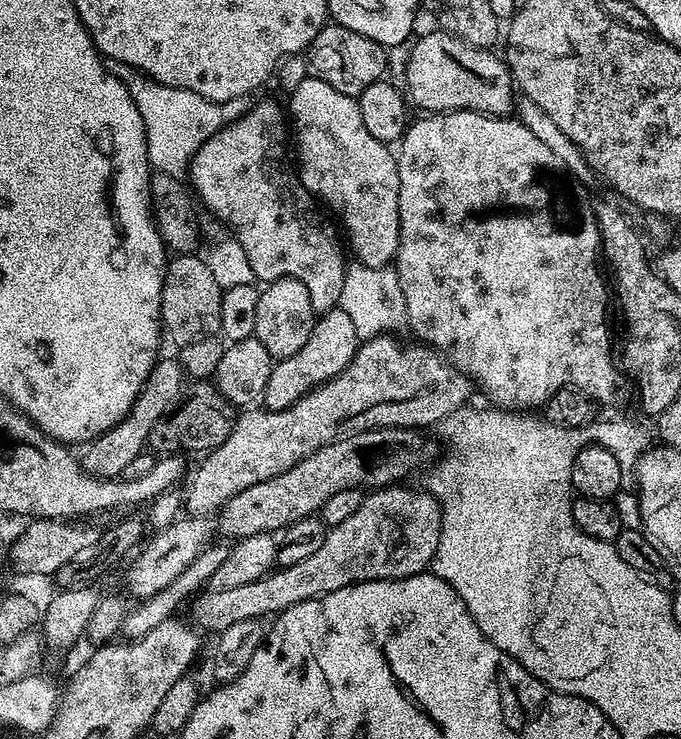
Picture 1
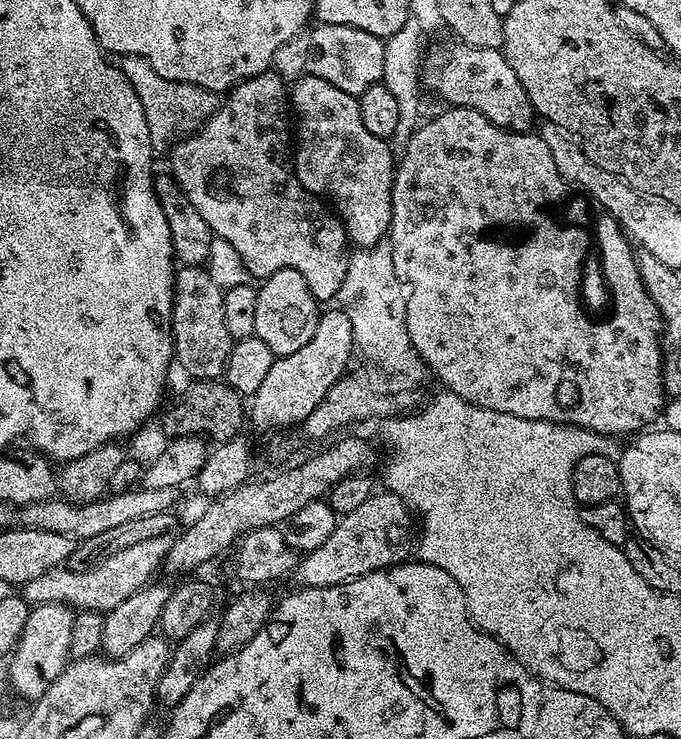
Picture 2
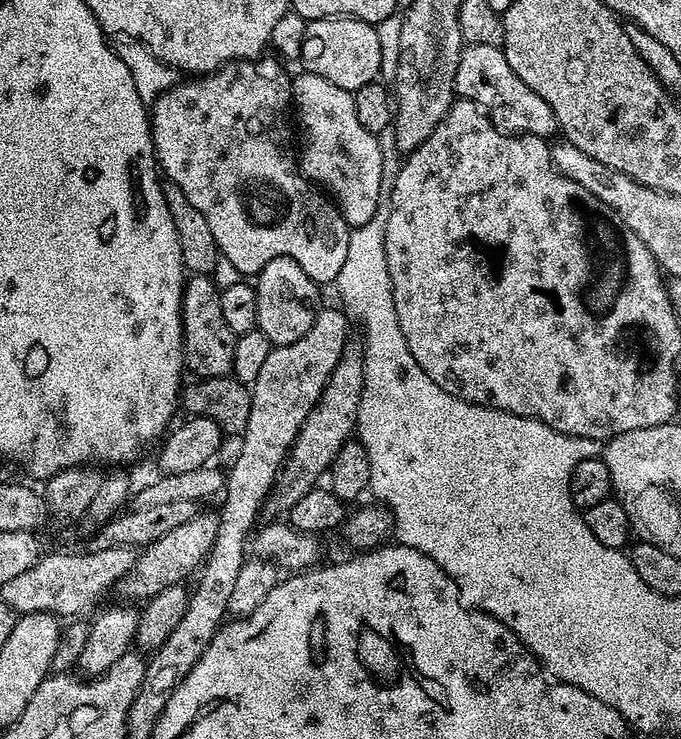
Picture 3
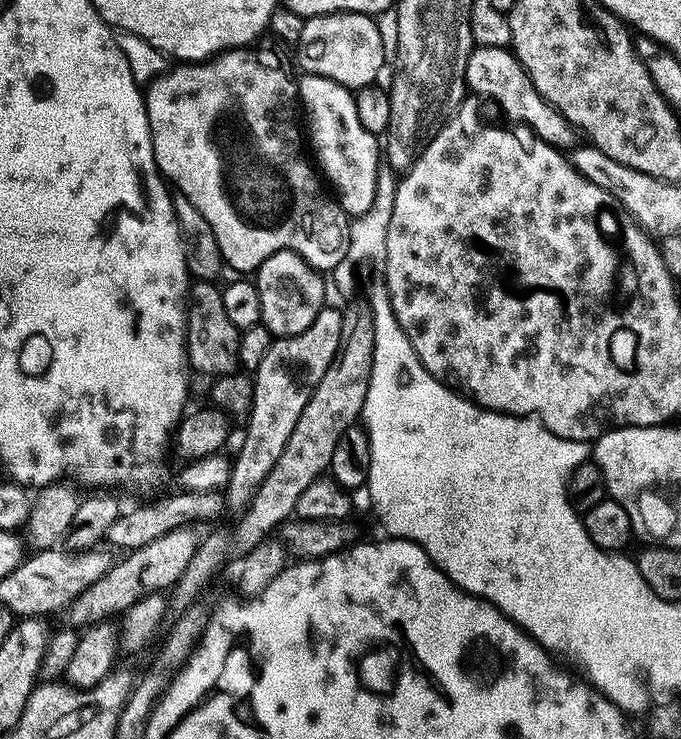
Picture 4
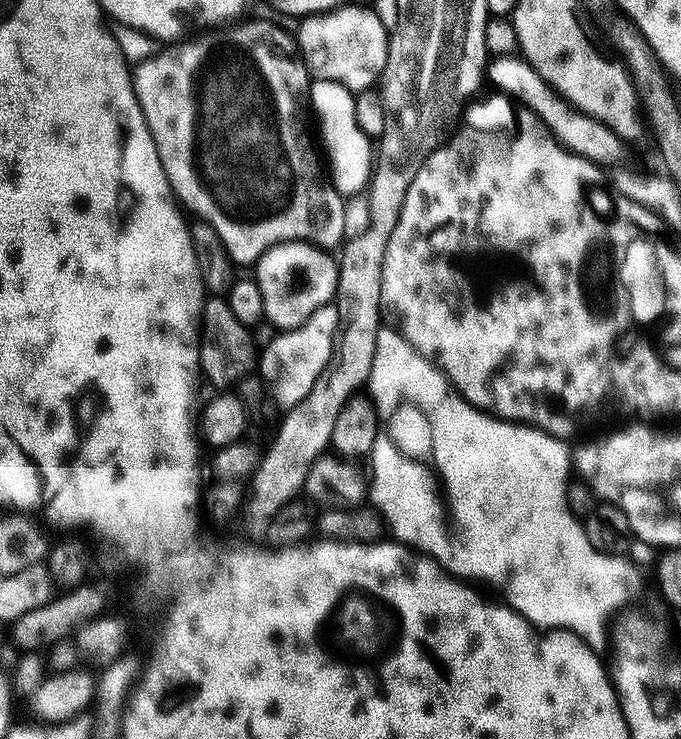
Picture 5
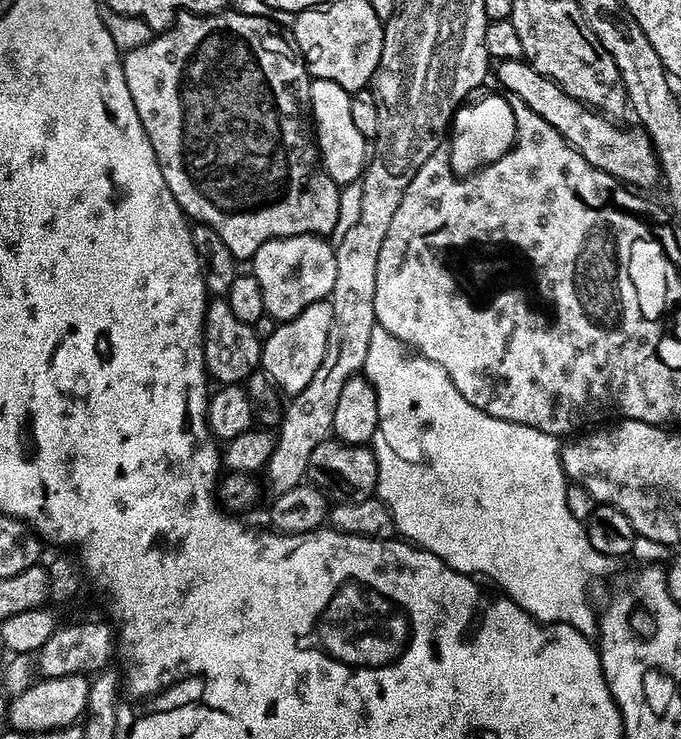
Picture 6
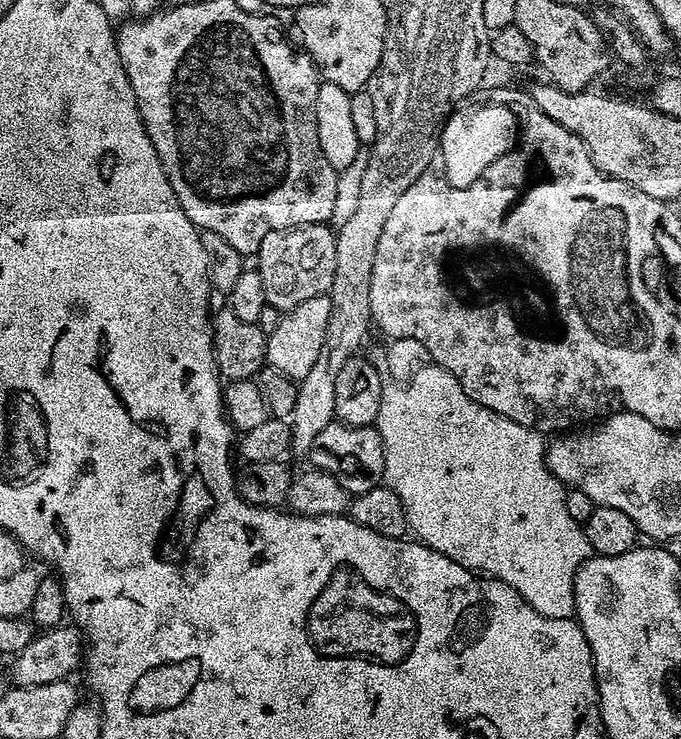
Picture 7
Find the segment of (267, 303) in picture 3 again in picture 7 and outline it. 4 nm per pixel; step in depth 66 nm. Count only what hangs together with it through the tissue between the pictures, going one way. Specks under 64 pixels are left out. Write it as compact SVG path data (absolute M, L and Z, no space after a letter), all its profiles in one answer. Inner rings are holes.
M327 223L303 224L300 228L268 232L266 238L262 238L259 260L258 270L262 274L268 304L279 312L289 312L301 302L325 295L331 289L336 261L336 233Z

